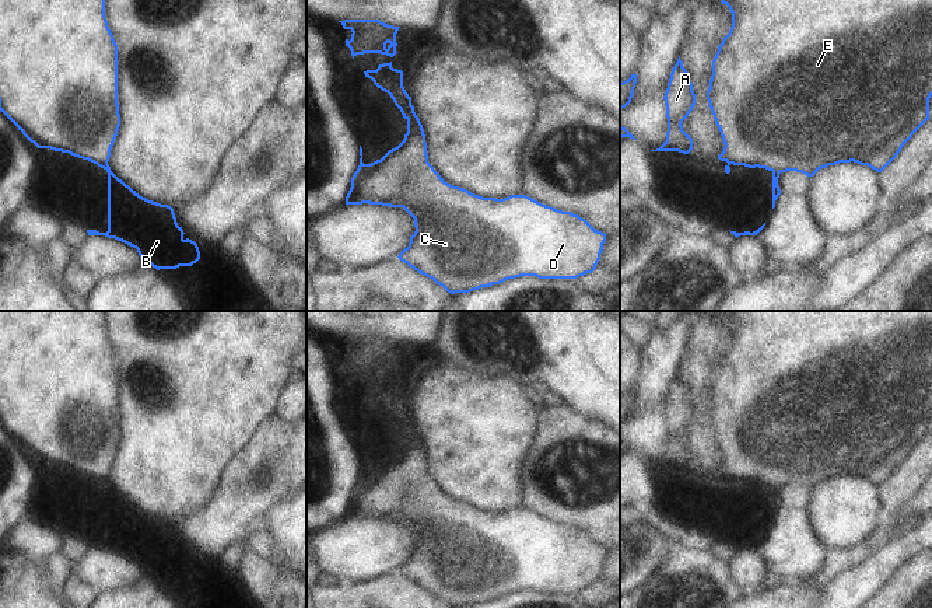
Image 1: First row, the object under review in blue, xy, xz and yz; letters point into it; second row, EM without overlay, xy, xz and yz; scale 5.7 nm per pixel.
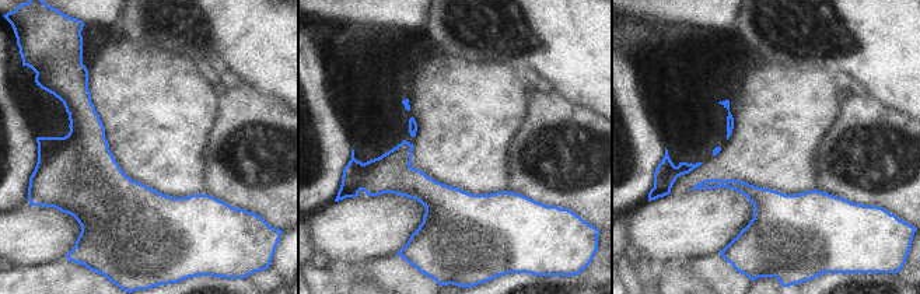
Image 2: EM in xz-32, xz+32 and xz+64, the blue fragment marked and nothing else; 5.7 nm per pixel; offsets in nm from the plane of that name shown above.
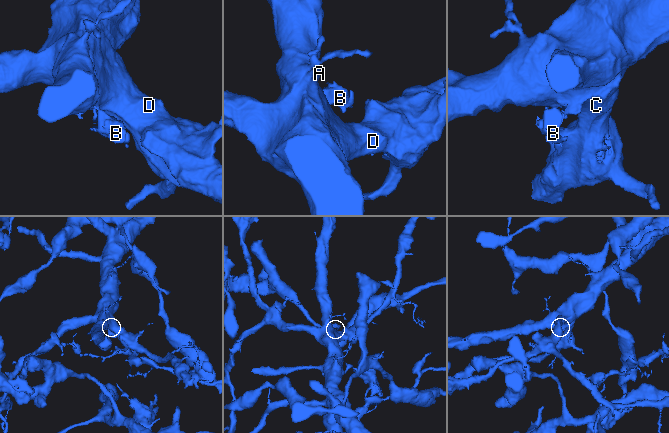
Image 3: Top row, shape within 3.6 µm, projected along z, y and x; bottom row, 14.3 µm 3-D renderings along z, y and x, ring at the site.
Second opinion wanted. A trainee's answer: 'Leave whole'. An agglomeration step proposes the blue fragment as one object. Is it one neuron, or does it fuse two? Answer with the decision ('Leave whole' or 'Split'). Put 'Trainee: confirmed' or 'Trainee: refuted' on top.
Trainee: refuted
Split.

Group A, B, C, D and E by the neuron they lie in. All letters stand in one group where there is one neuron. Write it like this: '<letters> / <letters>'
A C D E / B

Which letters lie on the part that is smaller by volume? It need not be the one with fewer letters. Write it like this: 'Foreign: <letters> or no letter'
Foreign: B

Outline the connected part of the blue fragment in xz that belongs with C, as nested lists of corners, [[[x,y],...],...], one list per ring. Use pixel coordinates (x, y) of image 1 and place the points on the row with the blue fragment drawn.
[[[390,62],[364,74],[390,95],[407,120],[407,133],[397,147],[371,164],[362,163],[360,146],[360,165],[351,178],[346,205],[403,207],[414,219],[416,231],[397,256],[402,262],[451,294],[470,293],[521,276],[577,279],[596,269],[605,233],[578,214],[546,206],[526,195],[483,198],[445,182],[428,163],[424,129],[411,122],[414,106],[403,87],[403,71],[393,69]]]

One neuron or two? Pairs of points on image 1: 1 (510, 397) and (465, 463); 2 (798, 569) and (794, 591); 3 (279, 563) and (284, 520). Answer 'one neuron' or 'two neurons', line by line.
1: one neuron
2: two neurons
3: one neuron

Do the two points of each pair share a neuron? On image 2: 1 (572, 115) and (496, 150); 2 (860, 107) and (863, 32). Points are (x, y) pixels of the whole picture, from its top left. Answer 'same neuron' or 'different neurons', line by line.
1: different neurons
2: different neurons

